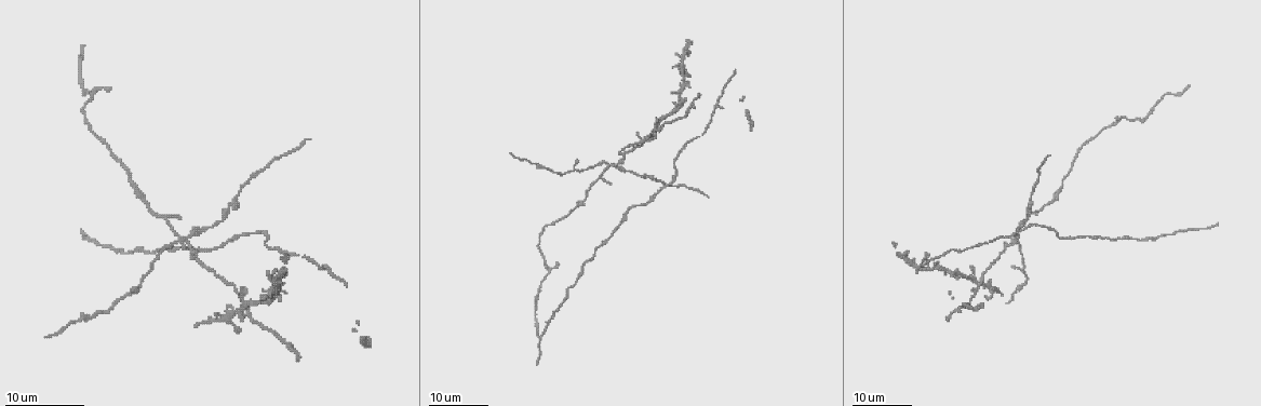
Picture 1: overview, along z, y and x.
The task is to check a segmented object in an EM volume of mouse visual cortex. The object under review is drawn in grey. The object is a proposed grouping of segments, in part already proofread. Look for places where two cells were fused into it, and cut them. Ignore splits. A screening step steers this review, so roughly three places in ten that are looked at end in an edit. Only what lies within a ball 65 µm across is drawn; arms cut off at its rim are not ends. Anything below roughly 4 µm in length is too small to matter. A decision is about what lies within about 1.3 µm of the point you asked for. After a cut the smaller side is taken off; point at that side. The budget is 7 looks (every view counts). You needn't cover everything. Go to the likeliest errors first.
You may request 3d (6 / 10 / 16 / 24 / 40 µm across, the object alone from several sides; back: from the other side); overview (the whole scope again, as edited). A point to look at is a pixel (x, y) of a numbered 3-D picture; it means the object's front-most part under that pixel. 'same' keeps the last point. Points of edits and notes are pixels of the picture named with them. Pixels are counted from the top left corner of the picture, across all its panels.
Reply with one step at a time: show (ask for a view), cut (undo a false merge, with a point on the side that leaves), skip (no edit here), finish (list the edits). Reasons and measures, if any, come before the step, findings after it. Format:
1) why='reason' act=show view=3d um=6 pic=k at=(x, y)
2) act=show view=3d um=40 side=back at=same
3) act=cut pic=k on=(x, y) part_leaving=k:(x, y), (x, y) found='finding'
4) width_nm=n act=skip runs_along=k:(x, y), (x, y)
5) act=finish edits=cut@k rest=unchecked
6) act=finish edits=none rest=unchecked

why='four or more arms meet' act=show view=3d um=24 pic=1 at=(189, 242)

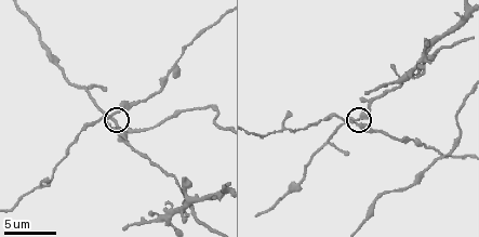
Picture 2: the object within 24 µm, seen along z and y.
why='zoom in' act=show view=3d um=10 pic=2 at=(113, 120)

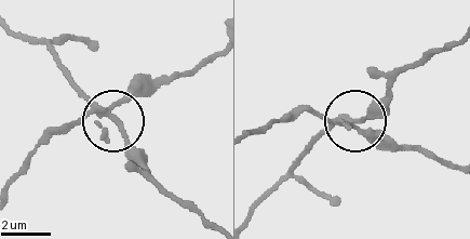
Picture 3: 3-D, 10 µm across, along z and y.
act=cut pic=3 on=(128, 93) part_leaving=3:(99, 110), (58, 129), (11, 185) found='a second cell is stuck on'

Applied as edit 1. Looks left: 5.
why='looks like a crossing' act=show view=3d um=6 pic=2 at=(185, 204)

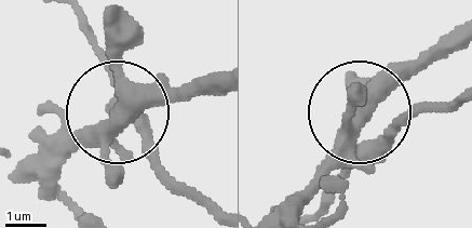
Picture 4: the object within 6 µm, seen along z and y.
width_nm=430 act=skip found='all the same cell'

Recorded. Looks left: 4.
act=show view=3d um=24 pic=1 at=(1123, 115)

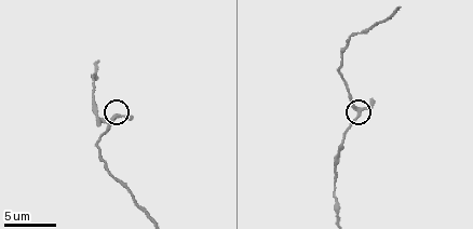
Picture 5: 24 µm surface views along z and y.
act=show view=3d um=10 pic=5 at=(360, 111)

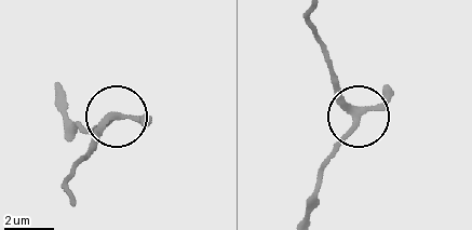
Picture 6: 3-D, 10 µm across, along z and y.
act=show view=3d um=10 side=back pic=6 at=(113, 117)

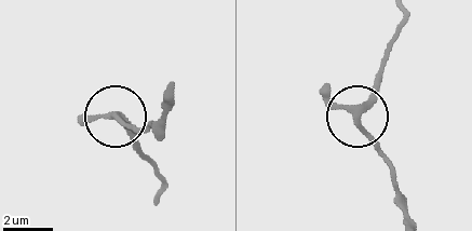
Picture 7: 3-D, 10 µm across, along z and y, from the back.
act=skip runs_along=7:(403, 14), (378, 89), (355, 119), (390, 161) found='continuous, no second cell'

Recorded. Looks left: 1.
act=finish edits=cut@3 rest=unchecked

